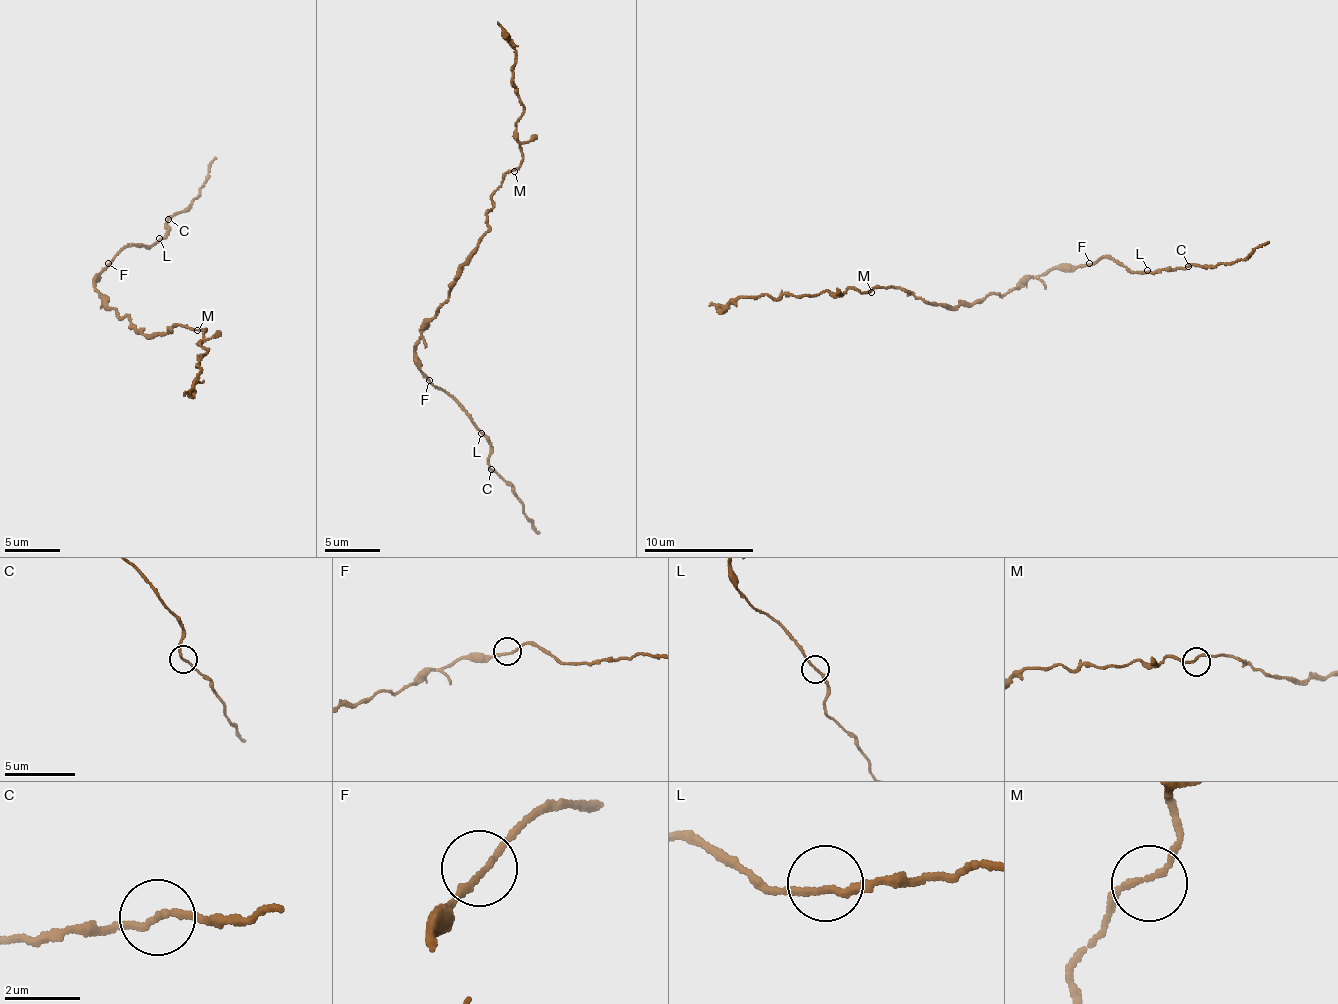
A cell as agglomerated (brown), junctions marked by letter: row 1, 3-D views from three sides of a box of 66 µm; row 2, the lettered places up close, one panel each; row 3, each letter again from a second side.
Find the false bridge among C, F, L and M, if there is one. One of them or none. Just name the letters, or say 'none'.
C

